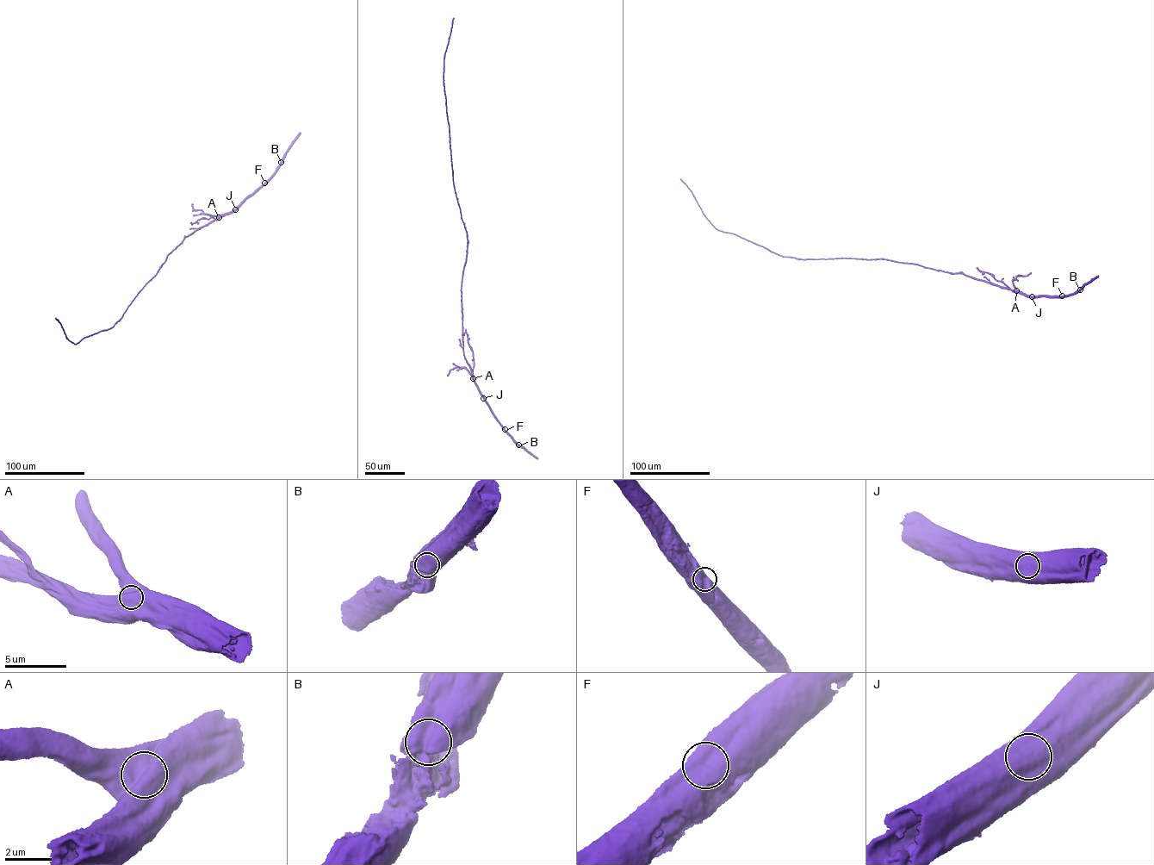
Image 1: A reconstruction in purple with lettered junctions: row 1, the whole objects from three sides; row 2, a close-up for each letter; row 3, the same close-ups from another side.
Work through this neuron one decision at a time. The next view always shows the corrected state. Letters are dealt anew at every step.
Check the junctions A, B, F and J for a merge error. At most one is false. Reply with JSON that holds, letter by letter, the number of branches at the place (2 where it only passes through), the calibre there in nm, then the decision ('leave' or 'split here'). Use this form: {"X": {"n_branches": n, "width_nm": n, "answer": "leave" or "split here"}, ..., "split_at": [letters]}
{"A": {"n_branches": 1, "width_nm": 1150, "answer": "leave"}, "B": {"n_branches": 1, "width_nm": 1200, "answer": "leave"}, "F": {"n_branches": 1, "width_nm": 1050, "answer": "leave"}, "J": {"n_branches": 1, "width_nm": 1050, "answer": "leave"}, "split_at": []}

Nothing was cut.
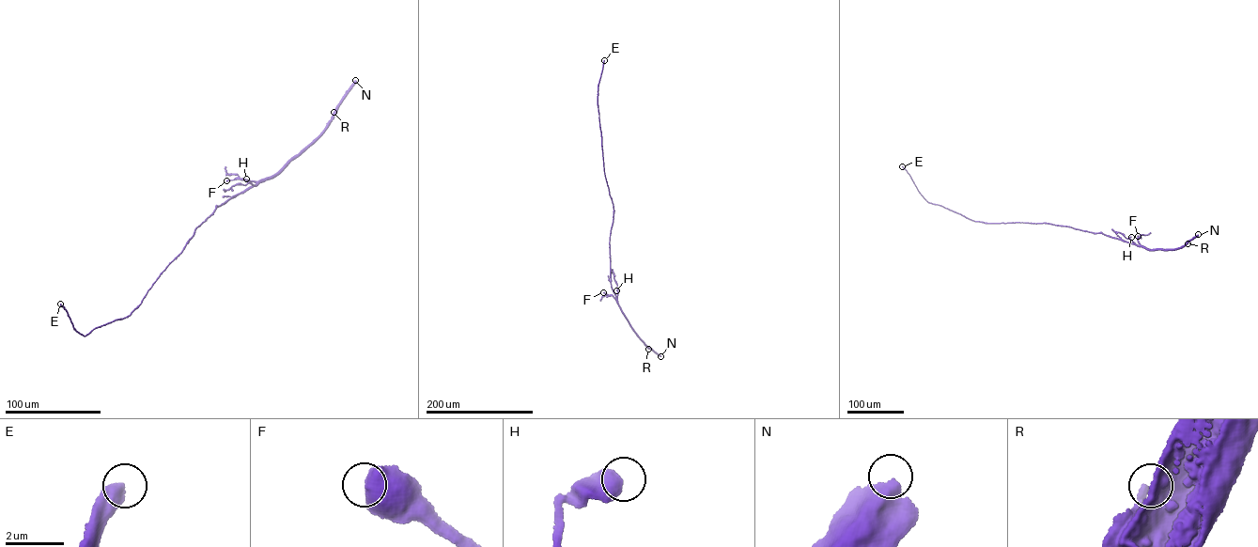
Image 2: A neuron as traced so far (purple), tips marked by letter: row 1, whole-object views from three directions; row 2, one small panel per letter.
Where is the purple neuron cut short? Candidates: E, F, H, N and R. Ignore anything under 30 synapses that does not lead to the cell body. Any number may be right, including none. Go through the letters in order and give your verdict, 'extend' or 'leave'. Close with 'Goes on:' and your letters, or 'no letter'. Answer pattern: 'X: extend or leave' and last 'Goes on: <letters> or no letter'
E: extend
F: leave
H: leave
N: leave
R: leave
Goes on: E

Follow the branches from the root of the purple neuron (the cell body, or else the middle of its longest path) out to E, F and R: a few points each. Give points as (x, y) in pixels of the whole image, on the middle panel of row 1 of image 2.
E: (622, 311), (611, 285), (610, 238), (613, 209), (604, 170), (597, 104), (598, 85), (604, 60)
F: (622, 311), (613, 297), (603, 292)
R: (622, 311), (648, 349)

